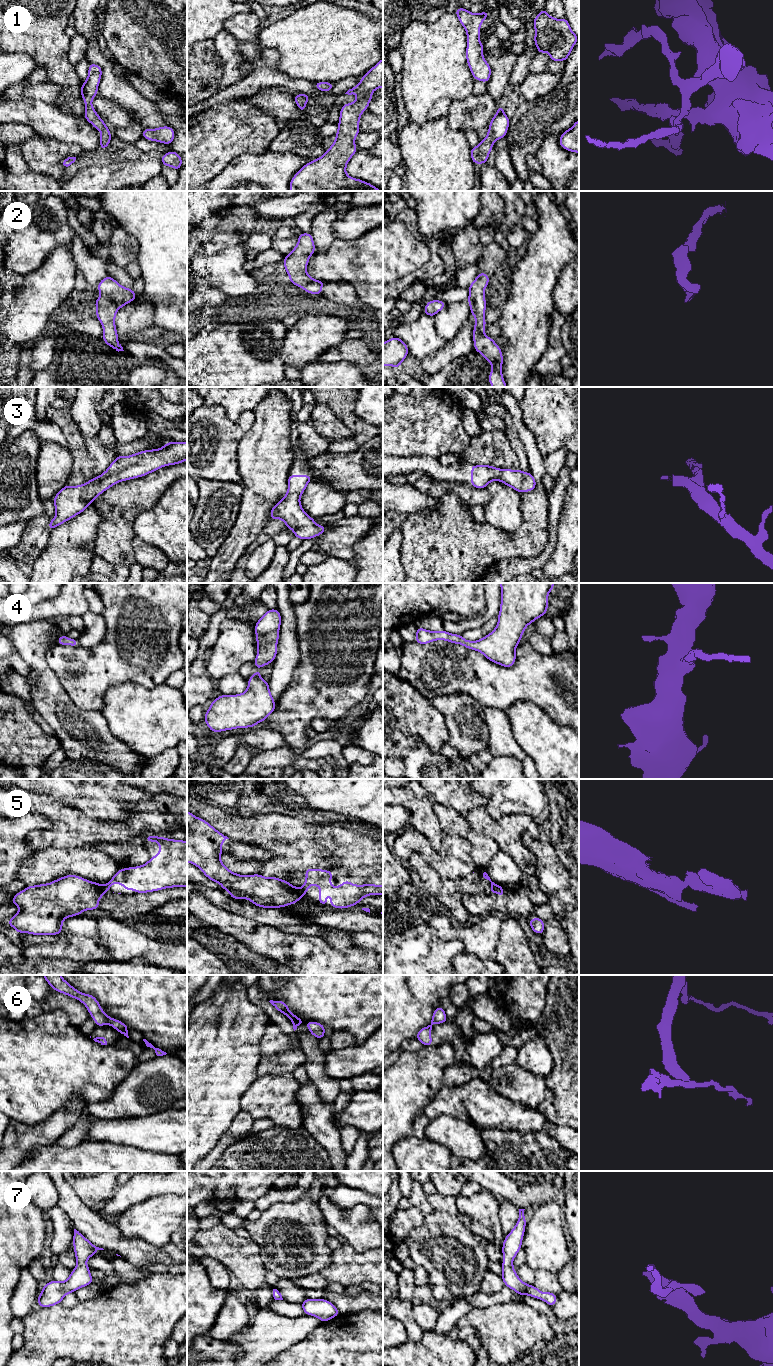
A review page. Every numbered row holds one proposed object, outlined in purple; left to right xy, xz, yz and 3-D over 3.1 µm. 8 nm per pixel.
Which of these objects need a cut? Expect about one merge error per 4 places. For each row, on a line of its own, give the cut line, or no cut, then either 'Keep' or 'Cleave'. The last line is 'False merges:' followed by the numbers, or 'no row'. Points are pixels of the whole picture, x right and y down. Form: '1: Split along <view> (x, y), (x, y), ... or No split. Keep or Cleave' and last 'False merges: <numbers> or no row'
1: No split. Keep
2: No split. Keep
3: No split. Keep
4: No split. Keep
5: Split along yz (496, 885), (491, 892). Cleave
6: Split along xz (292, 1021), (298, 1024). Cleave
7: No split. Keep
False merges: 5, 6

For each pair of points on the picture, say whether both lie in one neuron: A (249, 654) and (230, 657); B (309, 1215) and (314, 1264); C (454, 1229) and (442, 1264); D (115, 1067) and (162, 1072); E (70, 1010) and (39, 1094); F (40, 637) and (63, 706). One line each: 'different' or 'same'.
A: same
B: same
C: same
D: different
E: different
F: same

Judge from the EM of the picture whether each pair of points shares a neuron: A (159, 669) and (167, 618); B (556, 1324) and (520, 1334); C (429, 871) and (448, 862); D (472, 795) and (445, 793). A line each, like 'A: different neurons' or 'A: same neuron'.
A: same neuron
B: different neurons
C: different neurons
D: same neuron

